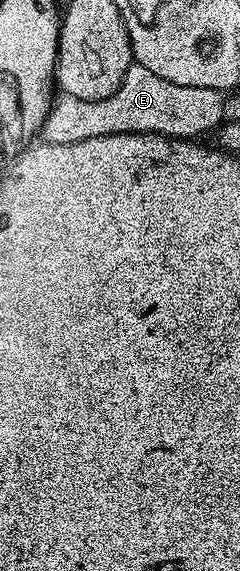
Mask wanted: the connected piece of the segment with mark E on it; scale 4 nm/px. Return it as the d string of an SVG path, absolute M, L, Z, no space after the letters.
M136 62L130 64L119 89L103 99L79 99L58 93L41 130L46 143L65 145L111 133L151 133L173 139L196 139L224 123L224 93L213 87L180 86L159 78Z

